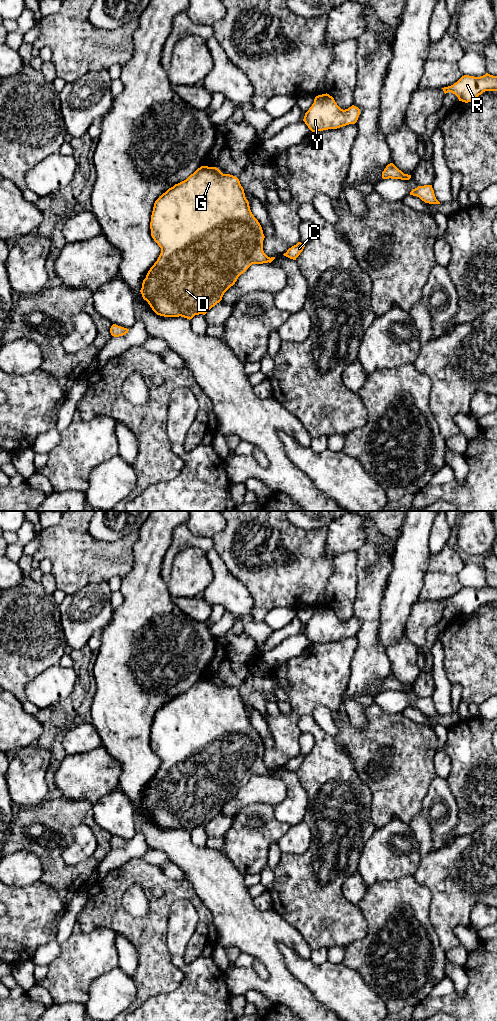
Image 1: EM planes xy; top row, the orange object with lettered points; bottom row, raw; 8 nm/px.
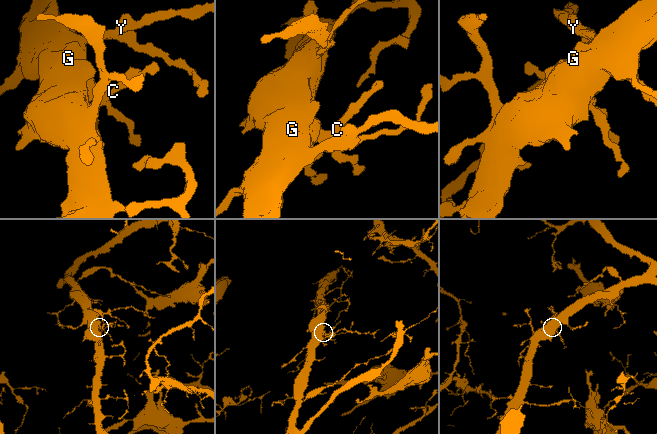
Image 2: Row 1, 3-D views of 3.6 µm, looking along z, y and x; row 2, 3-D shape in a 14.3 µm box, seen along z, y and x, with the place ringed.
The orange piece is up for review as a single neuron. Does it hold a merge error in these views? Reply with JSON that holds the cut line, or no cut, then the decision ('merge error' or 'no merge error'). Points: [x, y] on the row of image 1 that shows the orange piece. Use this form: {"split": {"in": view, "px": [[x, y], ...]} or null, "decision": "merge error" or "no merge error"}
{"split": null, "decision": "no merge error"}

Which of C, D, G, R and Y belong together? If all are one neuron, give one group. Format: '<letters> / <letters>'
C D G R Y

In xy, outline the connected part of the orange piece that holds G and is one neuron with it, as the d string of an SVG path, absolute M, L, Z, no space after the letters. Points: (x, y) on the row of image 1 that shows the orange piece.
M201 166L186 180L175 184L163 193L154 203L151 222L151 236L161 248L161 253L148 271L143 280L140 290L144 300L148 302L152 310L164 317L184 317L192 319L195 315L205 315L212 307L222 300L224 293L235 284L238 277L243 274L252 264L271 263L275 257L268 257L263 251L263 240L265 238L262 227L250 210L249 202L245 197L244 189L237 177L230 174L223 174L216 167Z

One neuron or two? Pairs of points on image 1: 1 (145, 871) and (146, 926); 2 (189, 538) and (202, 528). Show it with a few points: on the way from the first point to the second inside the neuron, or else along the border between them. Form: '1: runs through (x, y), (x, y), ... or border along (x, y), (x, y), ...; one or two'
1: runs through (160, 882), (166, 888), (166, 900), (159, 911); one
2: border along (185, 523), (193, 534), (210, 538); two

